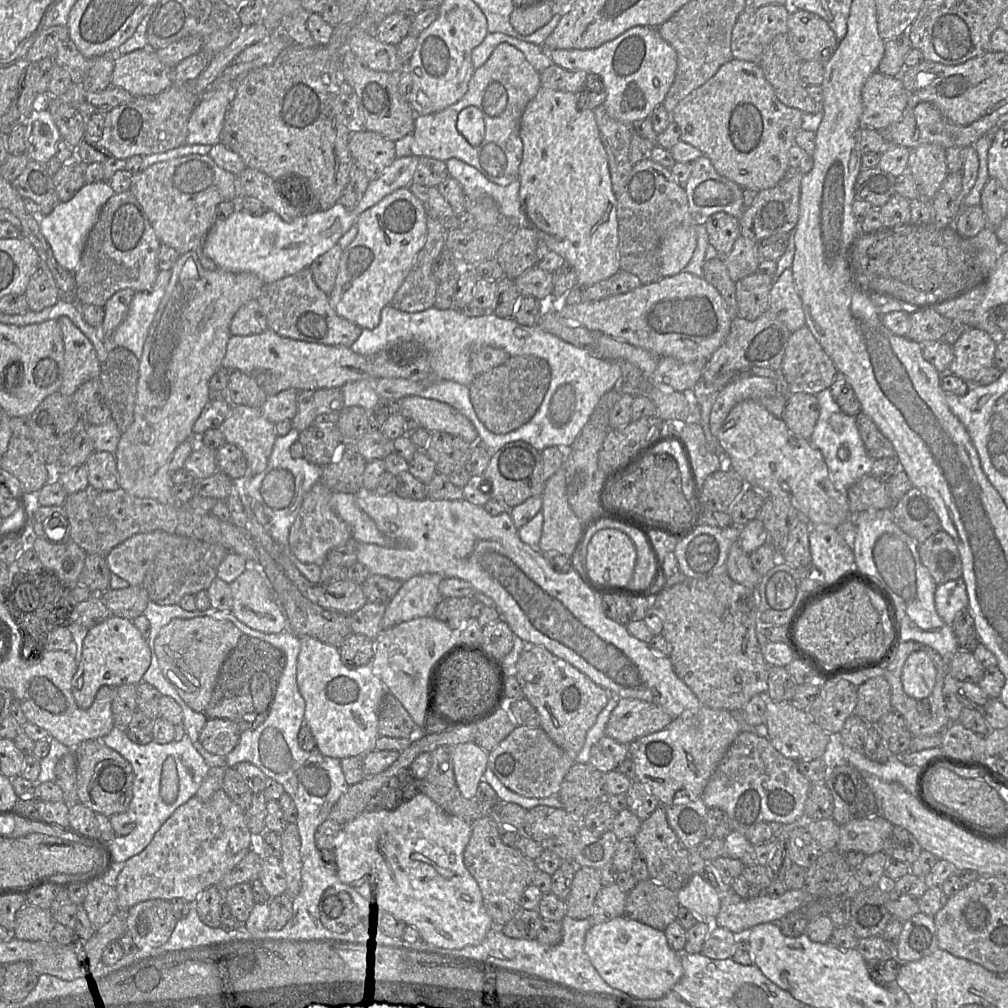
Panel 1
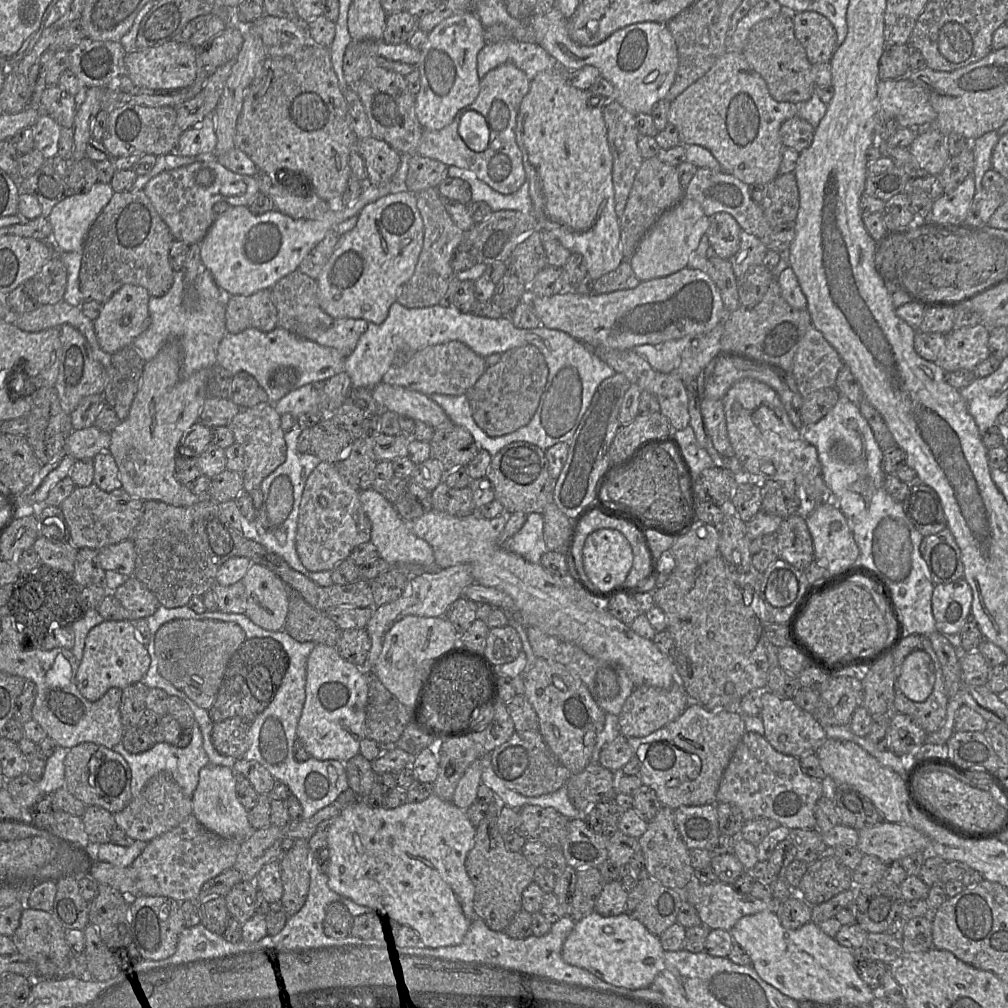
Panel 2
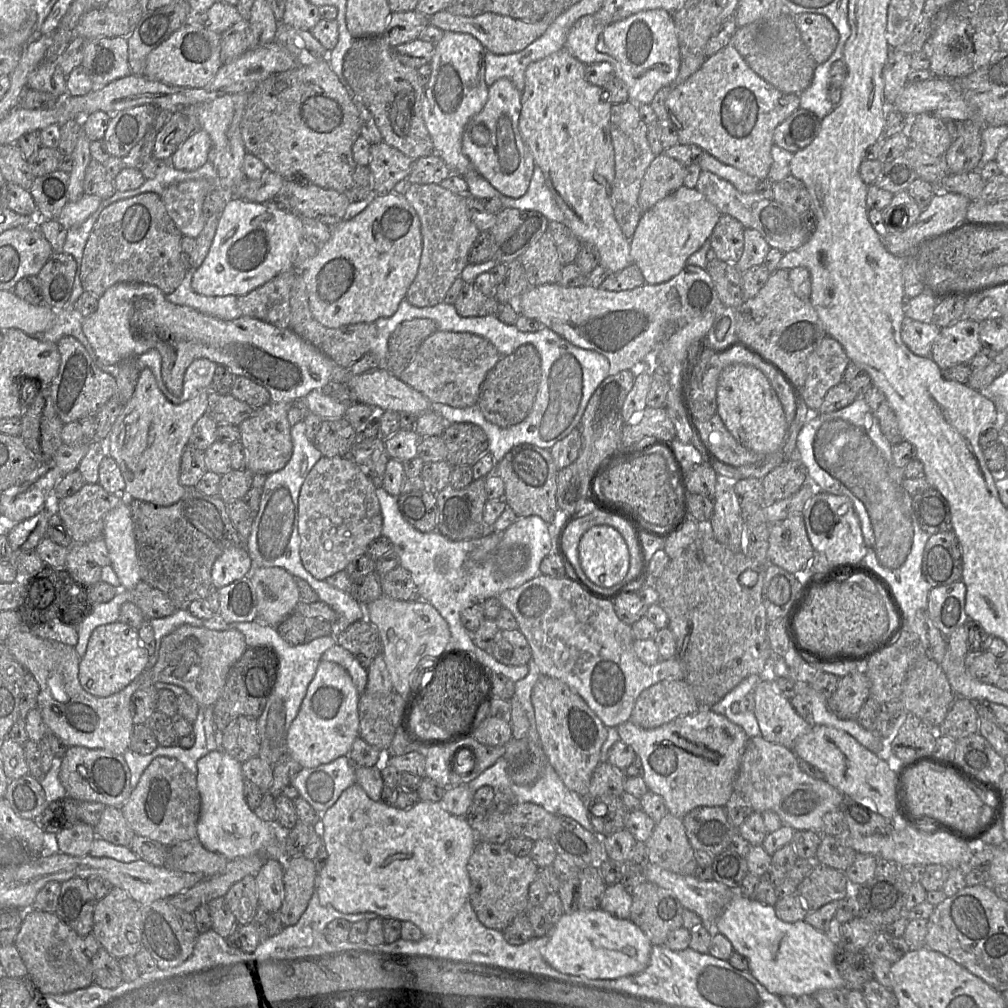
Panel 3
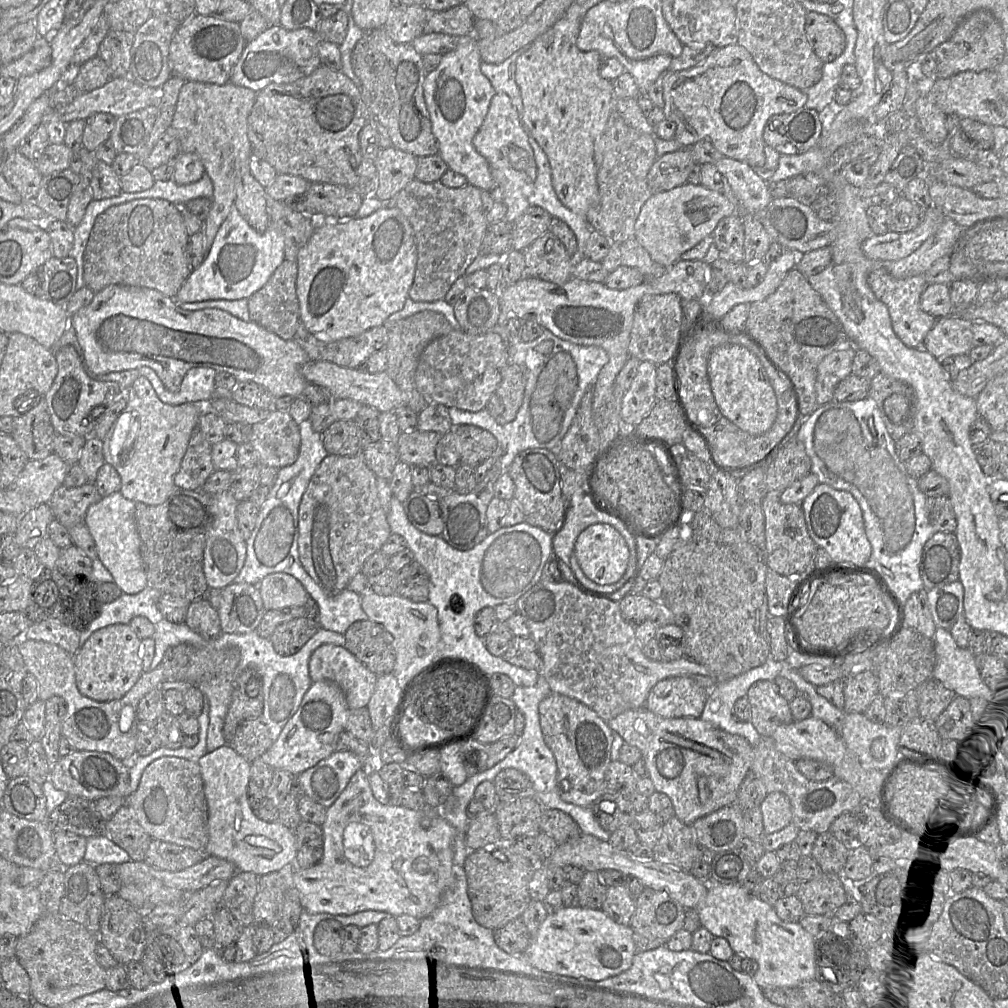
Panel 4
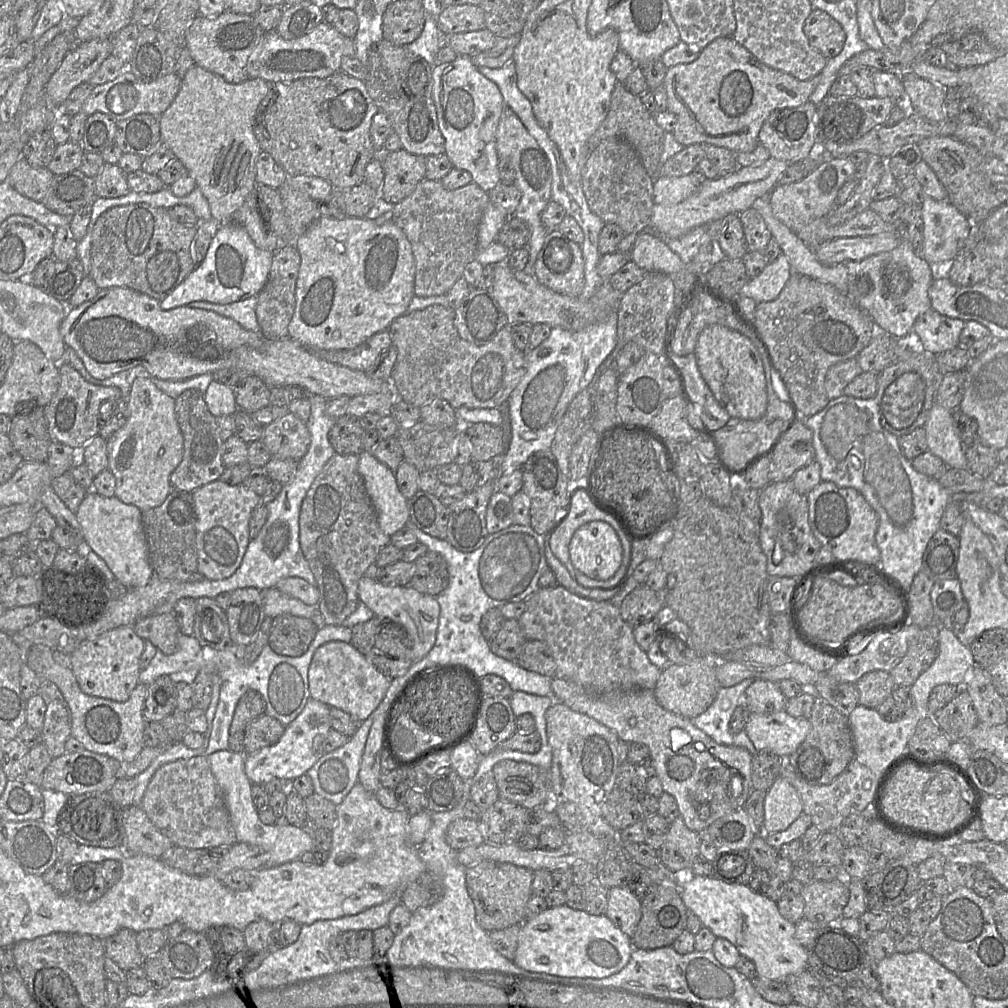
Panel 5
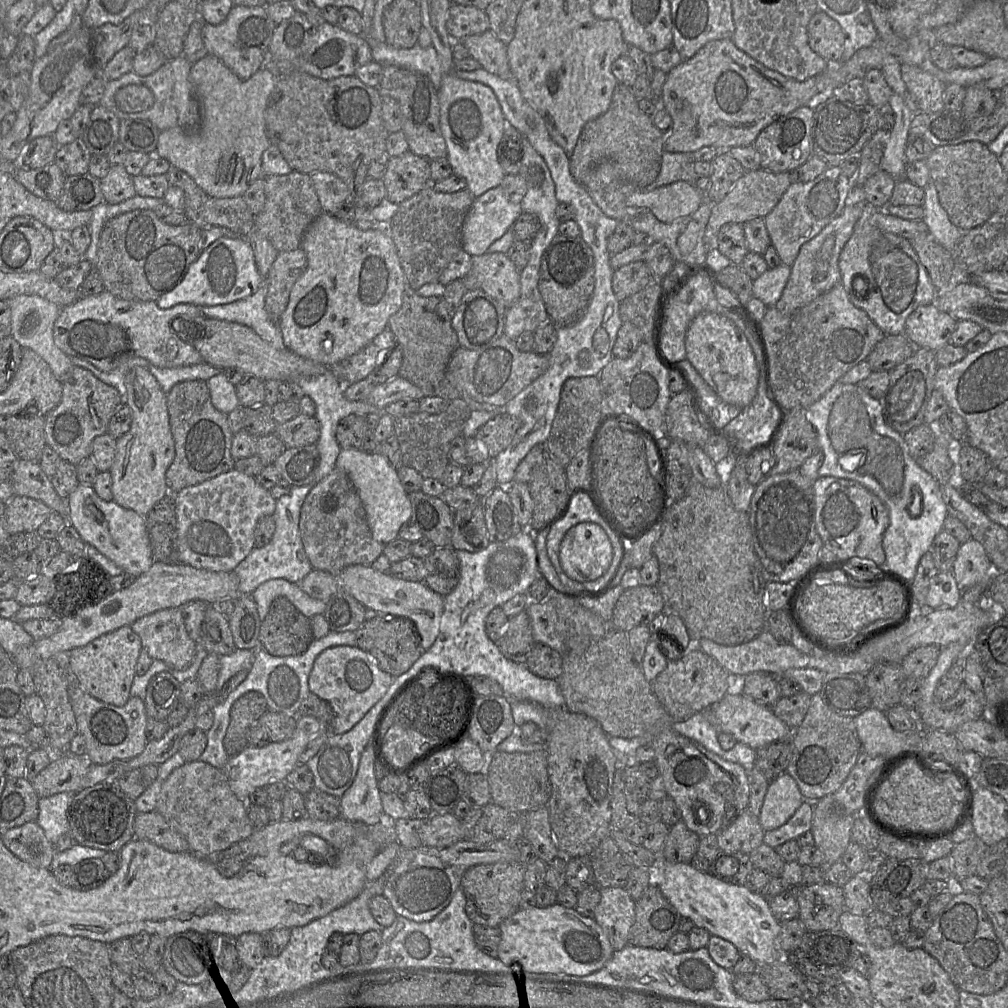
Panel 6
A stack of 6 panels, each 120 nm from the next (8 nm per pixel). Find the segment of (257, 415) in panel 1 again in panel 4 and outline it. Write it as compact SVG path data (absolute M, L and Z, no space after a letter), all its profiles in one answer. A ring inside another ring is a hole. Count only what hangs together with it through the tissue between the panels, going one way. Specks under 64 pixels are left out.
M272 408L266 419L252 425L250 443L259 453L259 464L283 468L298 458L301 434L299 424L288 410Z

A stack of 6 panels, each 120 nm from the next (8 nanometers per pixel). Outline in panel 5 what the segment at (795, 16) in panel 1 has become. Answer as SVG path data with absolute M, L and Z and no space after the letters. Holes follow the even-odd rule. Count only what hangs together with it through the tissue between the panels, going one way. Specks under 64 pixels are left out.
M822 10L811 11L803 31L809 45L827 60L838 56L844 47L845 32L841 25Z

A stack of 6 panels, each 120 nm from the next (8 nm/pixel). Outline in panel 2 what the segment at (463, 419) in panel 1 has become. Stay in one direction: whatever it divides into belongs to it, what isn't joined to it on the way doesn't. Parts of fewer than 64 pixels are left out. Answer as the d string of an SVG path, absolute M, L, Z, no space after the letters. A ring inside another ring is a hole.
M380 382L371 392L383 410L405 415L415 421L423 421L434 429L452 424L441 406L418 391Z

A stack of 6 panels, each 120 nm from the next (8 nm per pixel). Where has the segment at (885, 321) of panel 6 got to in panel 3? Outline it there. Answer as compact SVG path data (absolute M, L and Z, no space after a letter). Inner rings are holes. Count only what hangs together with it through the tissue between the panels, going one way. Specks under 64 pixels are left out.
M906 316L902 322L901 339L915 355L930 357L932 345L940 330L932 322L920 322Z

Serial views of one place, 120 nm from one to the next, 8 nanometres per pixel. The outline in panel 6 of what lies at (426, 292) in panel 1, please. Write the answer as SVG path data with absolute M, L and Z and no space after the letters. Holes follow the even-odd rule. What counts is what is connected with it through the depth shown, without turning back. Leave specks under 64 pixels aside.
M429 184L420 192L399 204L392 220L380 229L386 230L392 237L397 254L409 287L415 291L427 283L439 282L439 278L453 257L462 249L462 233L466 216L475 200L475 196L466 188L458 192L442 193Z

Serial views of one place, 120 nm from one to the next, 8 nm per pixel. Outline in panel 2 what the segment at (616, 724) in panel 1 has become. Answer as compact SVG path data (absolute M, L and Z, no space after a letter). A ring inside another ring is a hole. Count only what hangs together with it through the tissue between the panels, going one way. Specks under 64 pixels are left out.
M680 682L667 689L636 687L618 715L620 735L625 738L646 737L679 718L690 702Z

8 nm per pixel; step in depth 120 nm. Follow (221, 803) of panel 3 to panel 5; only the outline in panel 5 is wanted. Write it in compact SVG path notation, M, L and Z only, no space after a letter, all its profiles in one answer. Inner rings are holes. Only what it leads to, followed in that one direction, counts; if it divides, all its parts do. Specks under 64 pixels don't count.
M220 750L207 757L227 807L237 843L249 843L261 847L267 854L267 863L264 867L278 866L299 859L303 853L313 850L312 837L306 829L297 828L285 821L277 821L274 825L265 825L260 821L258 809L252 800L252 783L245 773L245 755L245 753Z

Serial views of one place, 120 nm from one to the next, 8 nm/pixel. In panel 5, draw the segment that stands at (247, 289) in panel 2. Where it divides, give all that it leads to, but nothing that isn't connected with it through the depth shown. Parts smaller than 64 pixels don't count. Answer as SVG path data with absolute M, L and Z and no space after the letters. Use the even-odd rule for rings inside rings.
M232 221L224 223L214 230L212 241L204 260L195 266L192 272L187 275L171 294L161 300L160 306L164 310L170 310L194 301L227 304L258 295L268 279L273 256L274 252L258 248L244 227Z

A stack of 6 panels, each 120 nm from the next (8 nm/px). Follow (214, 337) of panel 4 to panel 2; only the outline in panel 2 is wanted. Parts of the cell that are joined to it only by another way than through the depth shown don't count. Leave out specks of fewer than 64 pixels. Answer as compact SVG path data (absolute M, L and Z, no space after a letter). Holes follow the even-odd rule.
M124 285L102 305L99 317L93 322L97 340L103 351L113 355L119 350L132 346L133 341L150 325L149 314L150 294L137 285ZM279 326L271 331L248 328L239 333L227 332L221 339L217 349L217 365L224 367L233 375L239 372L249 373L266 391L269 397L269 402L273 404L288 393L304 385L325 381L344 371L345 361L346 357L344 357L338 350L302 338Z

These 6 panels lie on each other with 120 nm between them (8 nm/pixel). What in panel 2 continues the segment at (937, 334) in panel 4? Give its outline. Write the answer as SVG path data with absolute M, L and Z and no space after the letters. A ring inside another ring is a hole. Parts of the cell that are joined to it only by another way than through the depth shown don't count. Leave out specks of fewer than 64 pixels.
M979 323L953 329L945 336L945 343L937 363L944 372L974 371L976 366L990 356L988 349L990 328Z

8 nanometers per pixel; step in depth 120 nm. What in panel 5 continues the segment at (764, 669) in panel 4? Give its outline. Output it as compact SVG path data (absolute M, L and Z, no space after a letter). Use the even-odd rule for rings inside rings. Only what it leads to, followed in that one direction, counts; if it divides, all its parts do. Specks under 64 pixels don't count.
M748 678L731 687L720 687L708 709L690 720L718 744L744 747L755 755L758 751L744 729L738 734L731 734L729 731L730 718L735 709L744 704L743 695L755 679L761 678Z

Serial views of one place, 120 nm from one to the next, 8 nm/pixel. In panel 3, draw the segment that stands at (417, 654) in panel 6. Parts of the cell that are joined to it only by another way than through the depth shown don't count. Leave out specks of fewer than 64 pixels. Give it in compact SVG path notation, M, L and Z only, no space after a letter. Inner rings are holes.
M367 618L360 619L345 630L332 635L336 636L336 644L348 650L366 669L383 653L380 632Z

